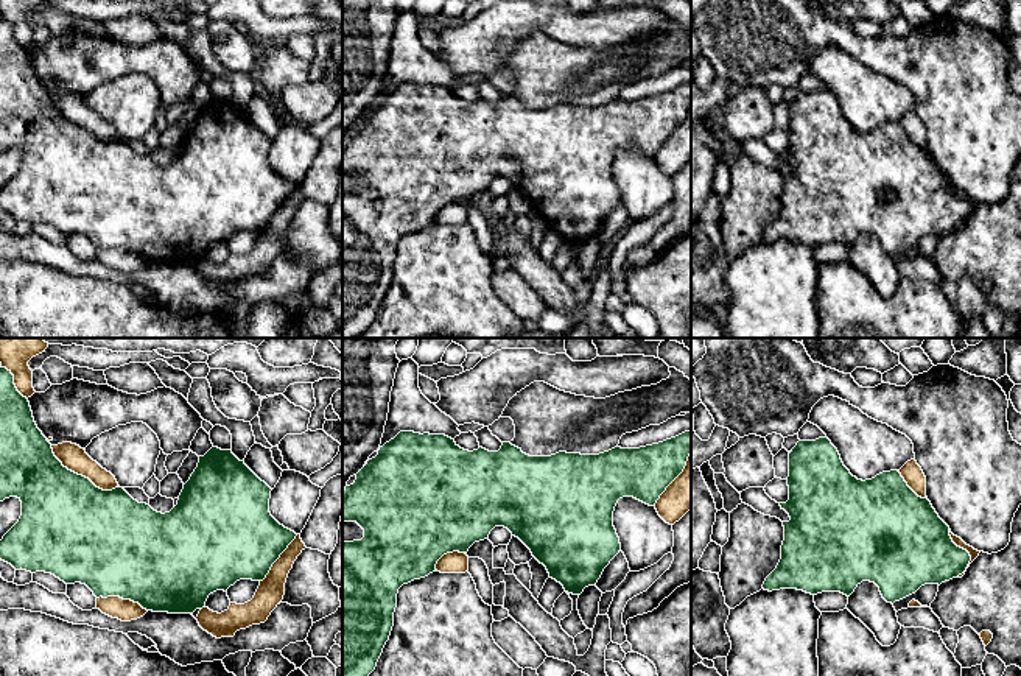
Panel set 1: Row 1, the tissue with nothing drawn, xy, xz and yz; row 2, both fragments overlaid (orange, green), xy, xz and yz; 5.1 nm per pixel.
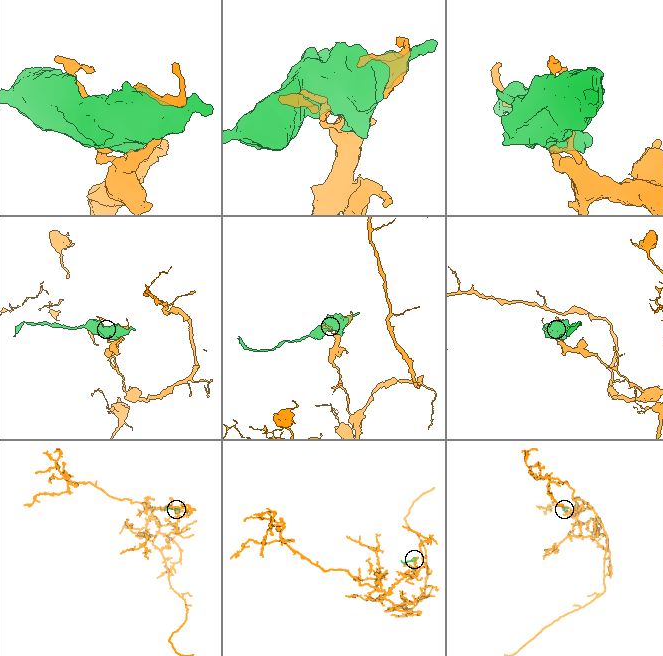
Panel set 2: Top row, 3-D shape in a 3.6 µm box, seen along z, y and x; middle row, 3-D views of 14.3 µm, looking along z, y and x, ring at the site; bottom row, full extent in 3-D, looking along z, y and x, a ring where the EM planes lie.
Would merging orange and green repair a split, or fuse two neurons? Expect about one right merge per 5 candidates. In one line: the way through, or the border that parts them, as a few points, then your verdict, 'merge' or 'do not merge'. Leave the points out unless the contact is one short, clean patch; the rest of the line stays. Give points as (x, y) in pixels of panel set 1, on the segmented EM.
do not merge

